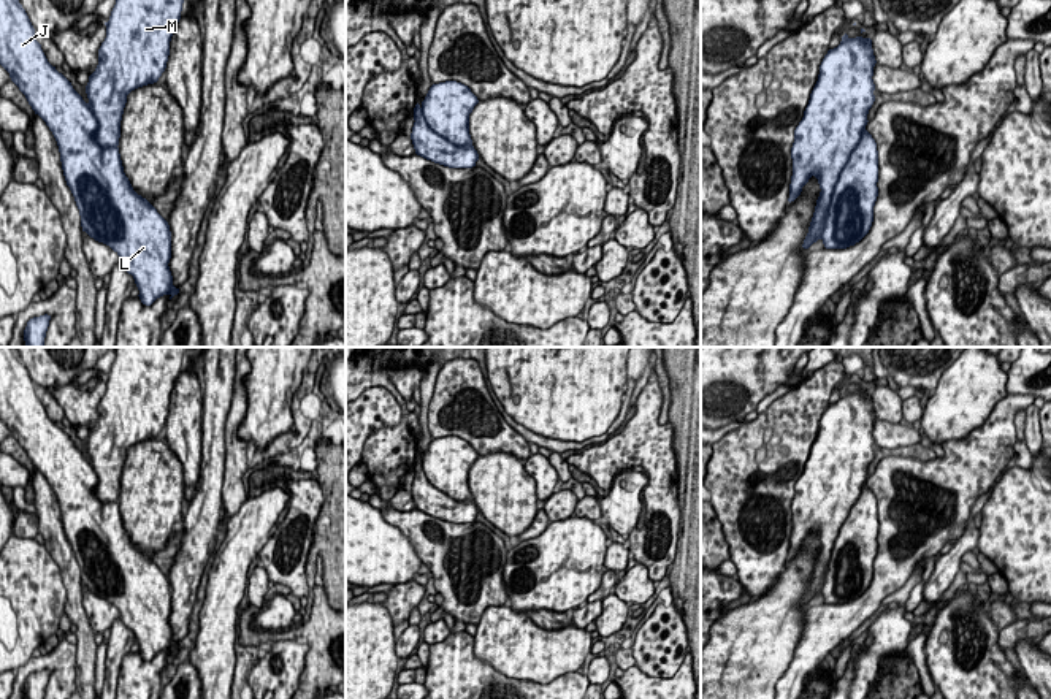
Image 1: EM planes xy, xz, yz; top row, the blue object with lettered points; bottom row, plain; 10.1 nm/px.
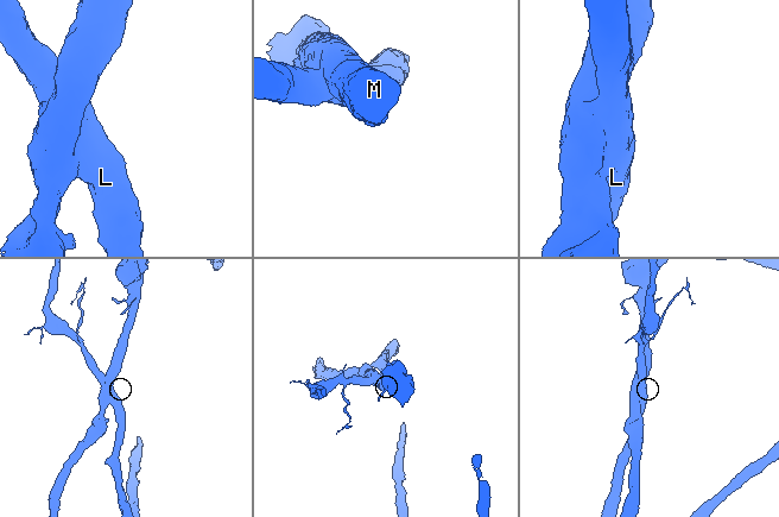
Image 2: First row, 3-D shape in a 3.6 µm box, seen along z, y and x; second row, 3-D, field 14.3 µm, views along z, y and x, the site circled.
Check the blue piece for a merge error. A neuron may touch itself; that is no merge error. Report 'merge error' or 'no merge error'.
merge error

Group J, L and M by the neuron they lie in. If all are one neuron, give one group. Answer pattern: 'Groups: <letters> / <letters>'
Groups: J L / M

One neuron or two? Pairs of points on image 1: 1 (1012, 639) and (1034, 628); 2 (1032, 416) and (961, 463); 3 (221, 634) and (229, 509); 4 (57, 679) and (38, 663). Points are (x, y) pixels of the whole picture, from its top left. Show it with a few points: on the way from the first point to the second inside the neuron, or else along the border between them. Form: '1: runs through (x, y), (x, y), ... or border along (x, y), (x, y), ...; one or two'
1: runs through (1016, 634), (1021, 630), (1029, 630); one
2: border along (1032, 403), (1024, 409); two
3: border along (248, 498), (225, 522); two
4: runs through (57, 672), (49, 663), (45, 663); one

